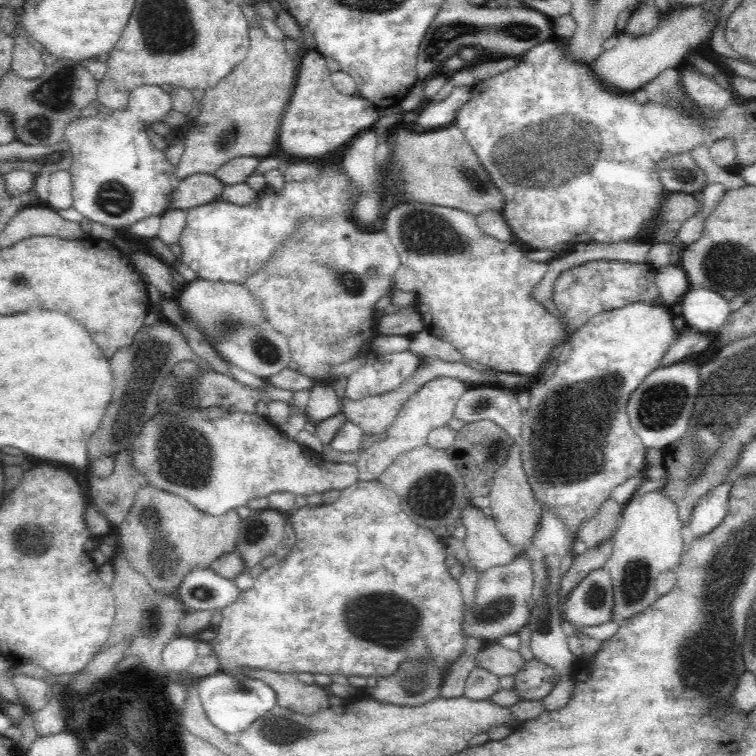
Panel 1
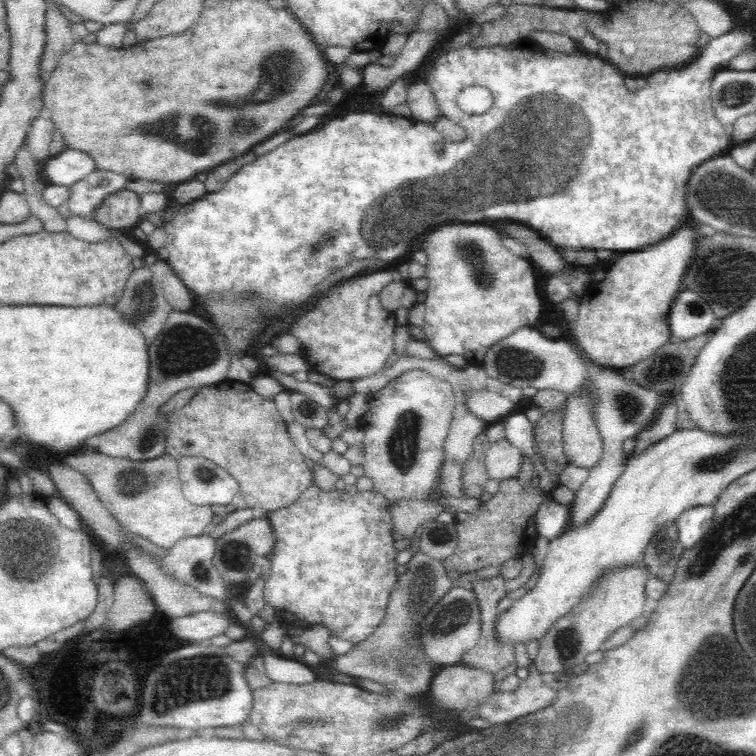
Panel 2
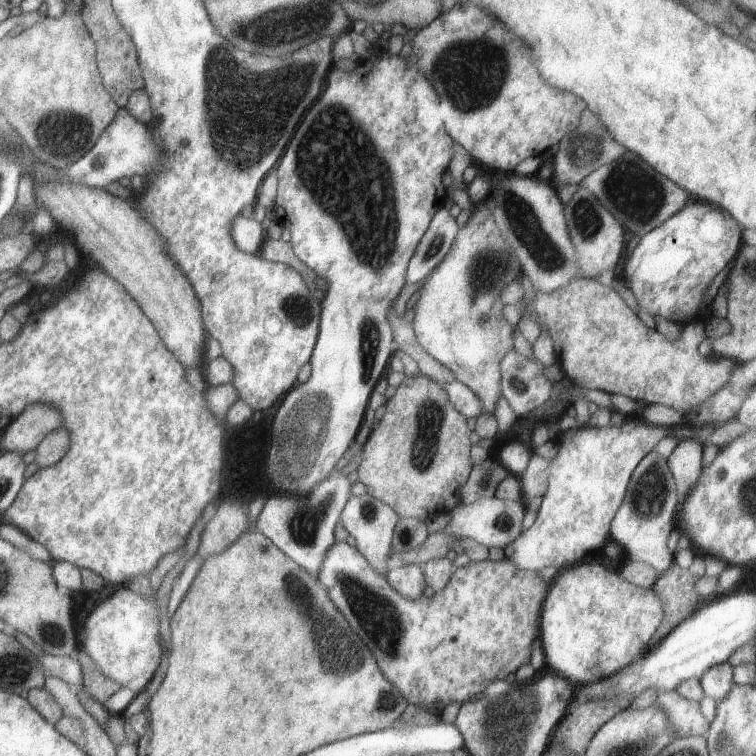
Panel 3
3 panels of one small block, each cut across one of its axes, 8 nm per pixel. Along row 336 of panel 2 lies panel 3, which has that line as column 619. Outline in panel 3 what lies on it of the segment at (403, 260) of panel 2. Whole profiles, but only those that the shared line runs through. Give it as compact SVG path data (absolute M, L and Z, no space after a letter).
M580 277L551 293L535 290L532 308L538 315L542 330L549 330L557 361L575 385L602 389L611 395L618 393L645 405L665 404L681 412L683 416L691 406L701 403L708 395L723 387L731 370L738 364L726 357L700 355L698 345L706 338L705 328L700 320L690 321L678 338L669 339L657 328L647 327L617 292L594 279Z

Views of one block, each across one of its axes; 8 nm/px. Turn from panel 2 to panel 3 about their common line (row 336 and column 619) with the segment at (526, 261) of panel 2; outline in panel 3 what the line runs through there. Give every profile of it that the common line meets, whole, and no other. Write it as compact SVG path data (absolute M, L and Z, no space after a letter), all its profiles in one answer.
M628 420L622 426L592 427L582 425L576 429L572 438L563 435L558 438L559 446L557 456L551 460L549 468L549 483L543 496L542 503L534 524L510 545L503 548L505 558L517 569L525 571L539 571L545 566L555 566L557 569L563 565L578 564L586 554L590 554L610 541L609 526L616 514L626 487L630 482L632 471L638 463L654 446L668 436L667 427L659 427L645 422Z

